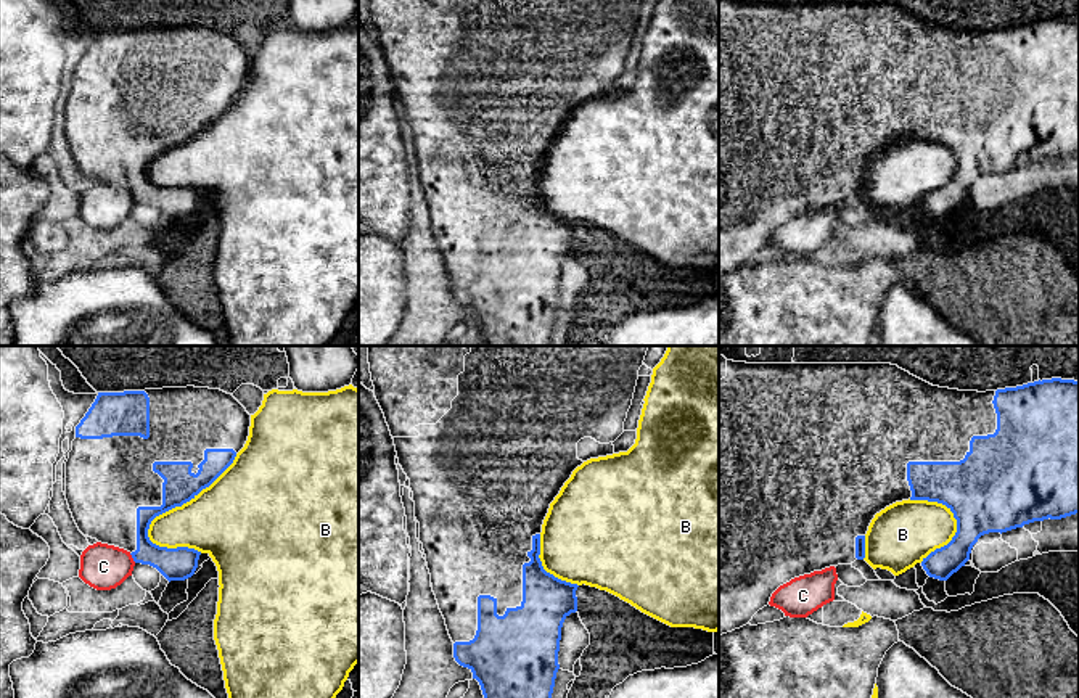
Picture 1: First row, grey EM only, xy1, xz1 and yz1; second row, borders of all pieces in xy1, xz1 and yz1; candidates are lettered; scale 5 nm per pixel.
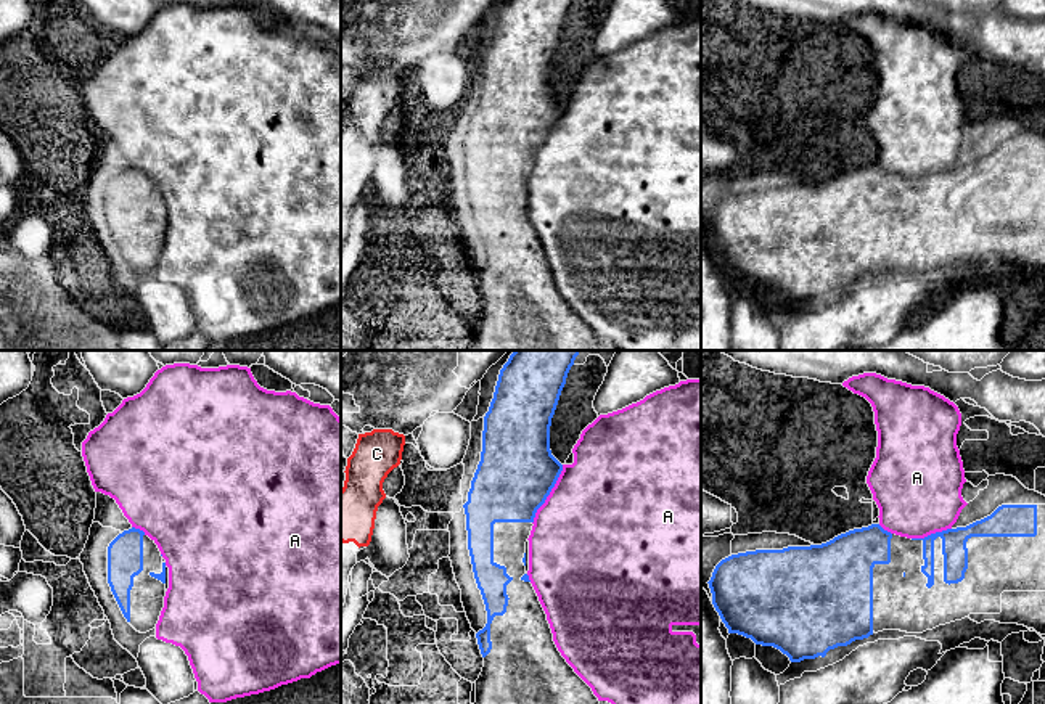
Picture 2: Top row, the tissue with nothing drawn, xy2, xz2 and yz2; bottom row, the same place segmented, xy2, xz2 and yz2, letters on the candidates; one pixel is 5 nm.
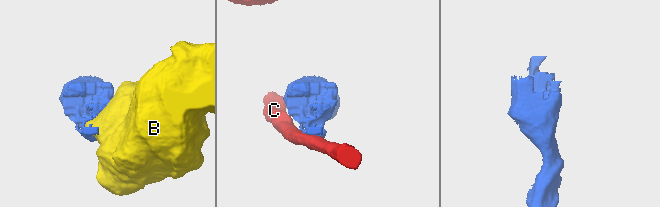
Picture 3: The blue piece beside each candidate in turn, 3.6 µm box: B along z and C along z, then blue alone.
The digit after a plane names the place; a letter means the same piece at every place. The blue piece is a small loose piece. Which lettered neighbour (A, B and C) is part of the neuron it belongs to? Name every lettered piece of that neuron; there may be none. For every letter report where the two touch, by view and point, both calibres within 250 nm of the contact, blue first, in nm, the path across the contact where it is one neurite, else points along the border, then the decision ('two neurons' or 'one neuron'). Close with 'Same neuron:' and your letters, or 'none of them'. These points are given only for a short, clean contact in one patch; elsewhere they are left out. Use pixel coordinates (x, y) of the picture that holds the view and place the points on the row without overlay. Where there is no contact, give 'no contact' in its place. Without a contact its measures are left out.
A: contact xz2 (549, 134); calibres 380 and 500 nm; two neurons
B: contact xy1 (184, 142); calibres 170 and 400 nm; two neurons
C: contact xy1 (132, 197); calibres 160 and 220 nm; two neurons
Same neuron: none of them

